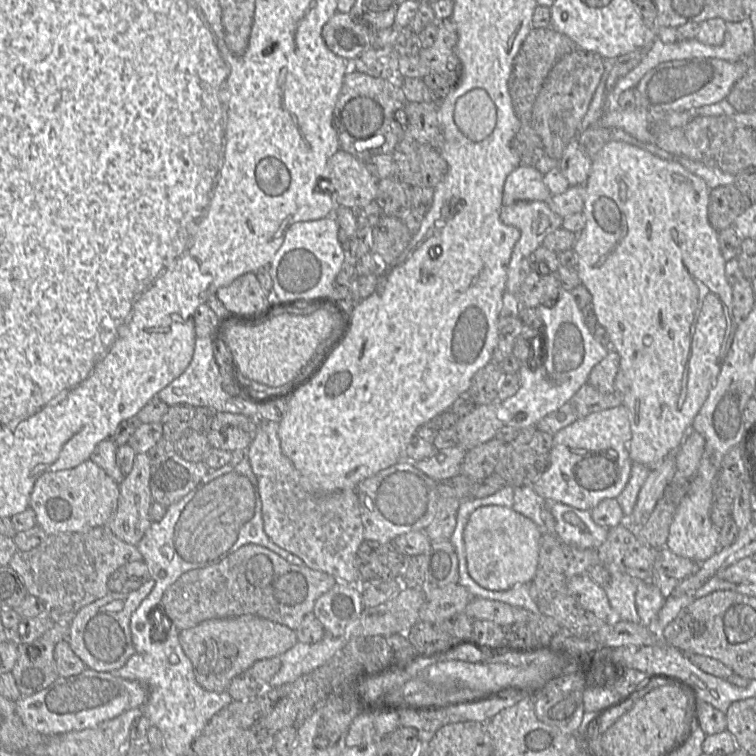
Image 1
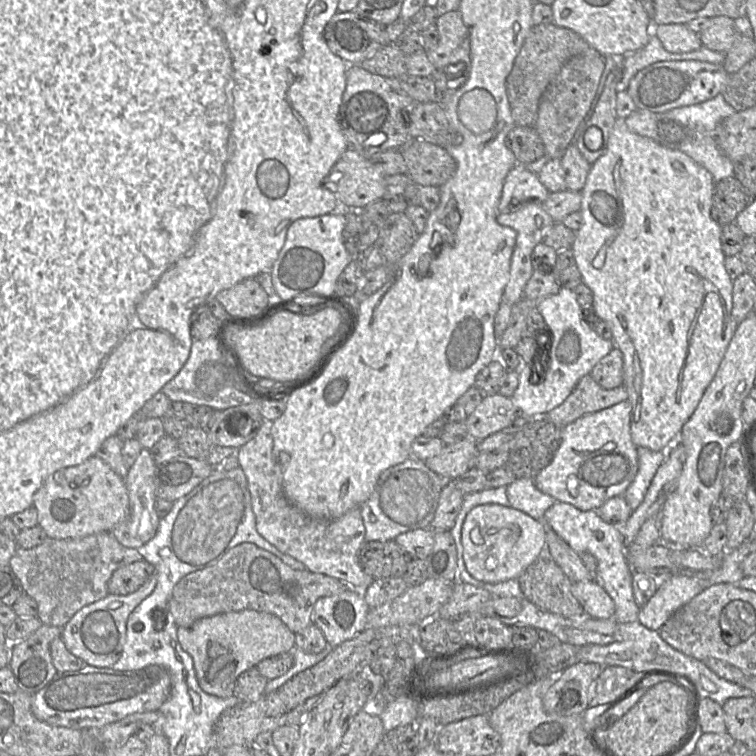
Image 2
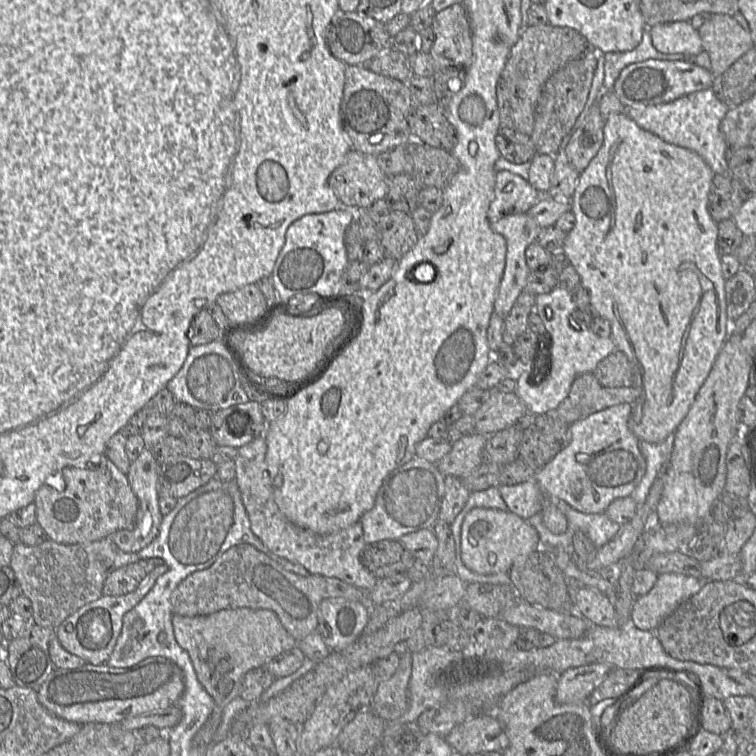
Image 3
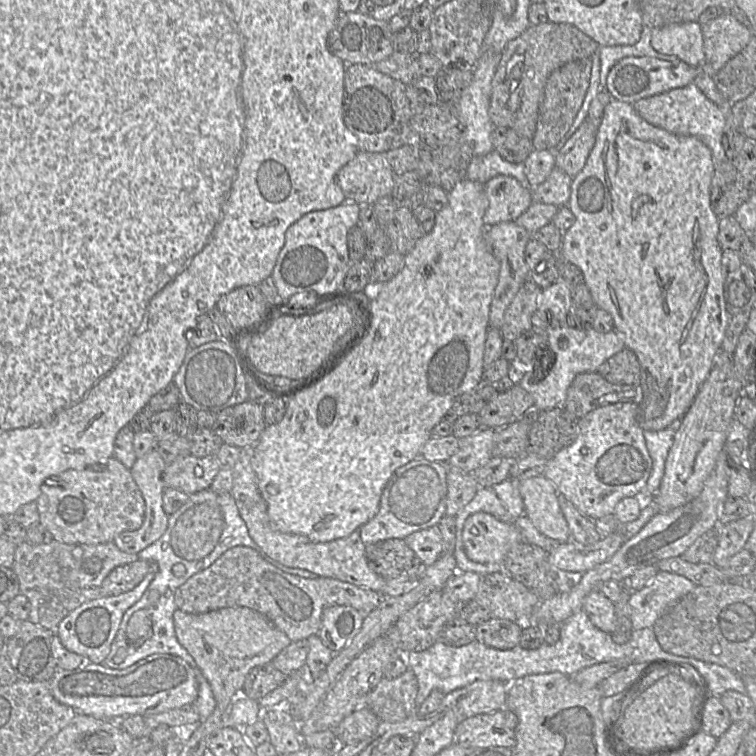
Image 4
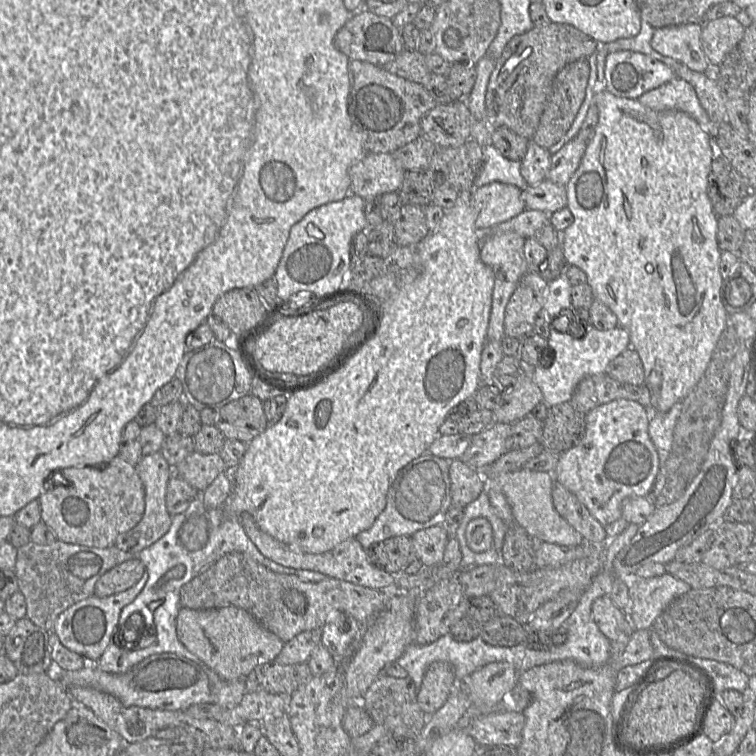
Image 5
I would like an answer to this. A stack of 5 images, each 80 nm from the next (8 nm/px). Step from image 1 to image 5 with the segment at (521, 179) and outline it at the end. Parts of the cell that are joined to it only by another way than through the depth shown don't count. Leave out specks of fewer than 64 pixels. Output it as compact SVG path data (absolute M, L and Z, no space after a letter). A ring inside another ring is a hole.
M493 182L480 188L474 188L471 194L476 210L475 226L479 232L491 231L496 225L514 218L526 209L522 200L522 190L513 185Z

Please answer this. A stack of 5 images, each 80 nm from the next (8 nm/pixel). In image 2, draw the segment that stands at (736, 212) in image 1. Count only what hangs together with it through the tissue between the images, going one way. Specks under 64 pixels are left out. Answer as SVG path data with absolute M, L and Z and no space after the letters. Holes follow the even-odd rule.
M734 175L723 178L714 183L711 217L721 227L734 223L737 216L747 207L752 199L754 198Z

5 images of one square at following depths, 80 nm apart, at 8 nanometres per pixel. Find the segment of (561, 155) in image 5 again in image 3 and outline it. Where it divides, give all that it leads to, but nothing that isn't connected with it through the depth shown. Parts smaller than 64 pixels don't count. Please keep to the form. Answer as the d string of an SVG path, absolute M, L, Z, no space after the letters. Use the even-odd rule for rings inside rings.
M594 103L582 125L570 137L564 152L570 164L582 172L597 155L604 143L604 126L599 103Z

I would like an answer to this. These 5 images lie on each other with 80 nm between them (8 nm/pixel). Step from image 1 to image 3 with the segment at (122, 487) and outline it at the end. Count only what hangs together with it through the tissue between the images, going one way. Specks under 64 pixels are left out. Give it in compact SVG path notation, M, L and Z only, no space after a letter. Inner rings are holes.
M145 447L138 458L130 464L130 469L127 473L129 484L139 500L135 526L133 529L118 530L109 536L124 552L138 553L150 544L159 533L163 515L159 508L159 494L157 491L158 475L159 463L156 461L150 448Z

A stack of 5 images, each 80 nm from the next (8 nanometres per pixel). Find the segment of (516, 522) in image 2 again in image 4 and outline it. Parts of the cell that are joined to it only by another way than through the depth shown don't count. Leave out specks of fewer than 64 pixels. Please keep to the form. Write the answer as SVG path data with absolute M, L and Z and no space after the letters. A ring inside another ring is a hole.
M486 512L470 515L462 540L467 557L478 563L502 563L508 551L523 541L513 522L503 522Z

